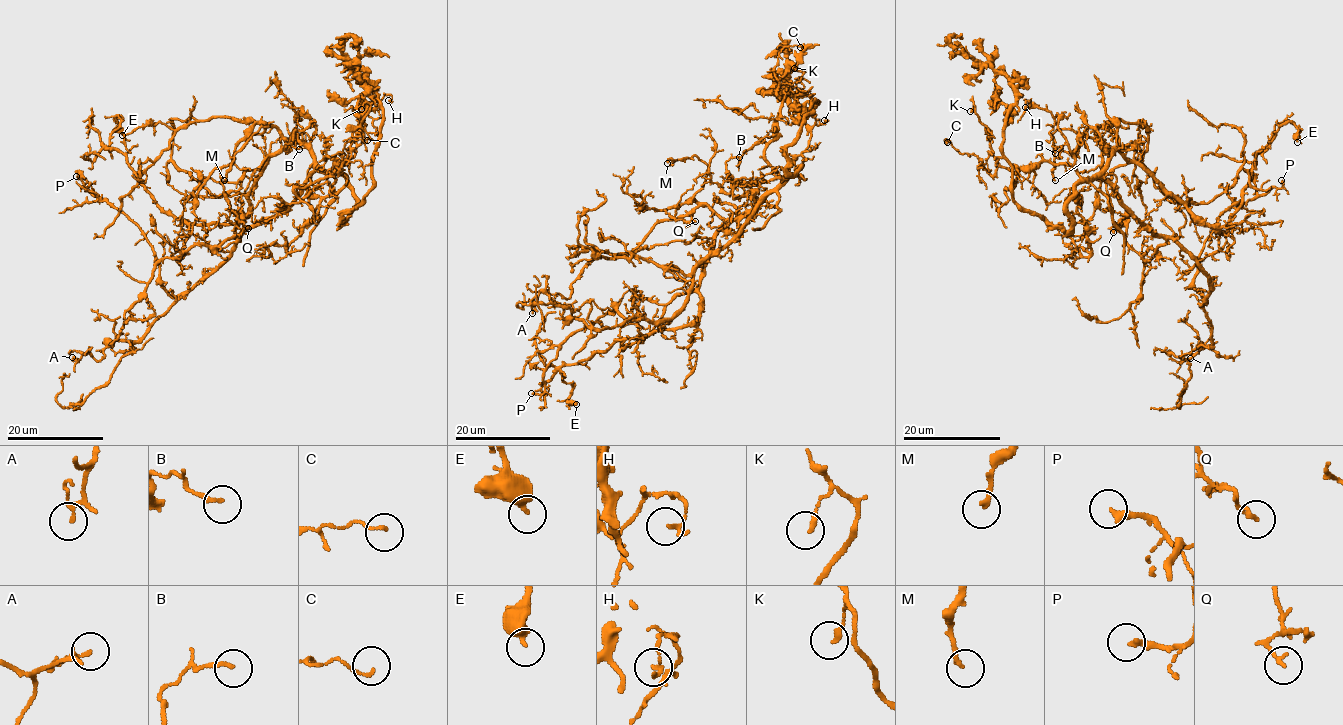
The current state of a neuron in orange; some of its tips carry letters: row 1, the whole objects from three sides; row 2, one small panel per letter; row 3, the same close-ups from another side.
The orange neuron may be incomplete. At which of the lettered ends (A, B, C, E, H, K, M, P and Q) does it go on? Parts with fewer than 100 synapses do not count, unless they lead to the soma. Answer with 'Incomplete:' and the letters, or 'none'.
Incomplete: none

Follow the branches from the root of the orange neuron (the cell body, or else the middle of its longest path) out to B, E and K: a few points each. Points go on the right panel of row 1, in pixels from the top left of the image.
B: (1110, 184), (1103, 177), (1108, 146), (1093, 128), (1079, 138), (1075, 151), (1056, 146), (1055, 153)
E: (1110, 184), (1103, 167), (1117, 149), (1221, 232), (1242, 201), (1255, 154), (1288, 122), (1297, 129), (1297, 142)
K: (1110, 184), (1084, 179), (1069, 165), (1048, 161), (1009, 171), (994, 155), (989, 132), (974, 104), (970, 111)

